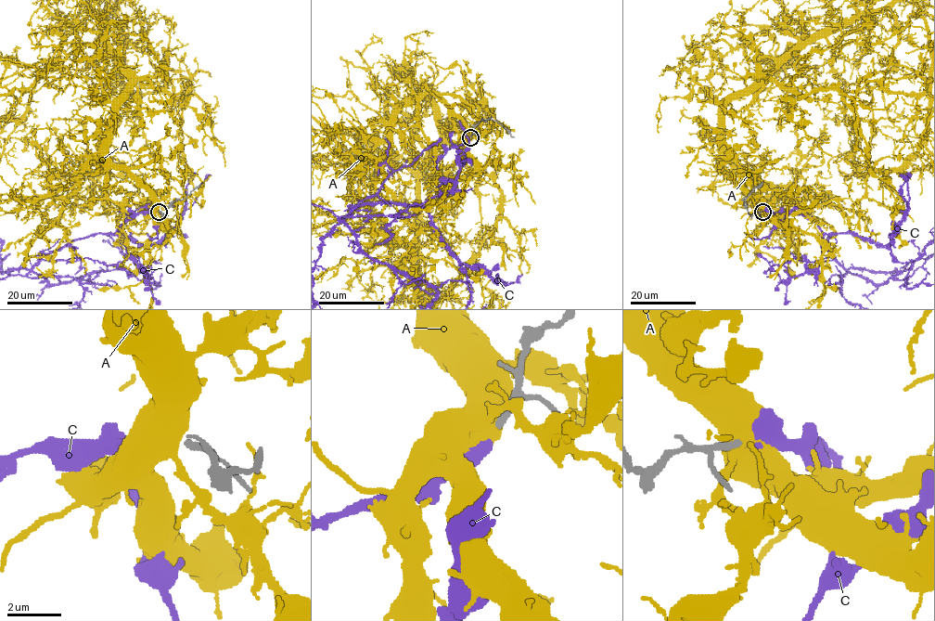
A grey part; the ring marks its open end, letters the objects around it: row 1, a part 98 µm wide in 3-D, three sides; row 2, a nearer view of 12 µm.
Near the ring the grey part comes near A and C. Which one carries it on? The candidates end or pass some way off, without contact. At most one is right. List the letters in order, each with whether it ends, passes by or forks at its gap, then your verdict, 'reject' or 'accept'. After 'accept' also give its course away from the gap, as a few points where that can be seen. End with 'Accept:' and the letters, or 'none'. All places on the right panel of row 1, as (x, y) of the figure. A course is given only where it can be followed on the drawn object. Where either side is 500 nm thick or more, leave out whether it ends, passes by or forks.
A: reject
C: reject
Accept: none

